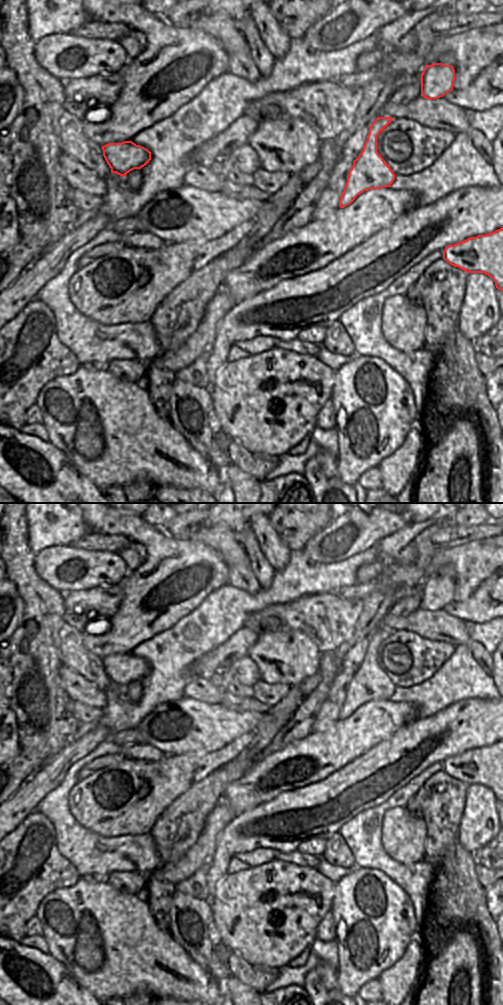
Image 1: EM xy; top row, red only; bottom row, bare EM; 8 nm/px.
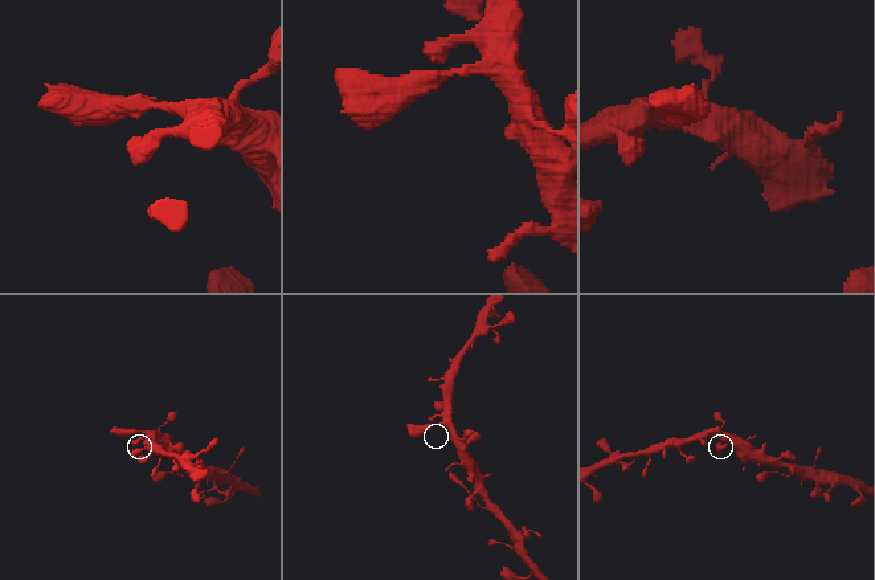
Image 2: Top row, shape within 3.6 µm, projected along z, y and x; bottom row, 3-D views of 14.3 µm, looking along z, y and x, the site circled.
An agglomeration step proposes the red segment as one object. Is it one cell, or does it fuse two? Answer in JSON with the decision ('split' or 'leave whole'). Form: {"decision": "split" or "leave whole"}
{"decision": "leave whole"}

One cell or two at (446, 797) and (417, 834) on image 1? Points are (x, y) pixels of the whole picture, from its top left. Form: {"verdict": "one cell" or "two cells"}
{"verdict": "two cells"}

